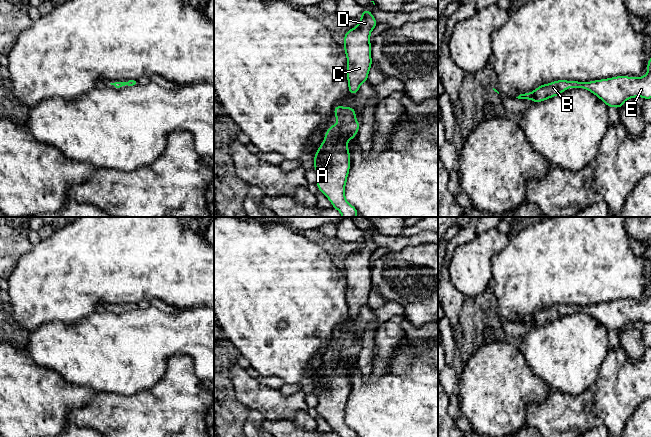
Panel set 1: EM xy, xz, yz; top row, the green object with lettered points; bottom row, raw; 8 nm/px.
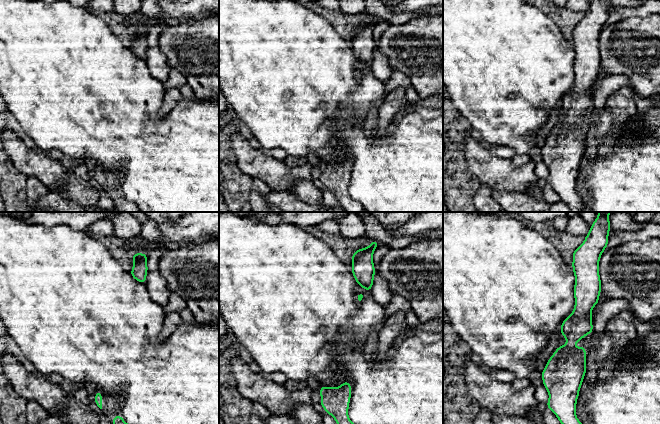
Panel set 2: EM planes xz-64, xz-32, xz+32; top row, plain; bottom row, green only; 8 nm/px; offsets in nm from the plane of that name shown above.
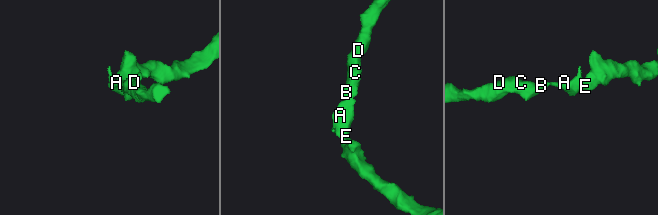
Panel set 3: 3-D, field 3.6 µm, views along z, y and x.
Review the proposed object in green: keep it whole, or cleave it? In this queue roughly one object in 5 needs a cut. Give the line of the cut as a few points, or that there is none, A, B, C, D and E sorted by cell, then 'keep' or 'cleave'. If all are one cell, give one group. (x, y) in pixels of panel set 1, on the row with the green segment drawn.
no cut; A B C D E; keep

